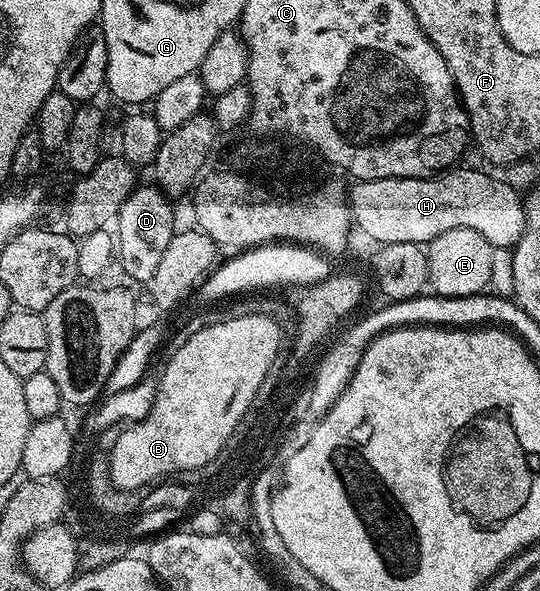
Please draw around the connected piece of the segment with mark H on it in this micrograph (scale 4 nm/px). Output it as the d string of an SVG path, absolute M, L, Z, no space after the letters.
M472 167L449 169L430 179L370 179L356 181L351 185L350 206L353 224L364 235L369 235L376 245L388 243L428 244L438 233L446 233L446 229L465 227L474 229L474 233L482 233L493 249L516 246L524 231L524 204L521 192L502 181L492 180L487 170L475 171Z

